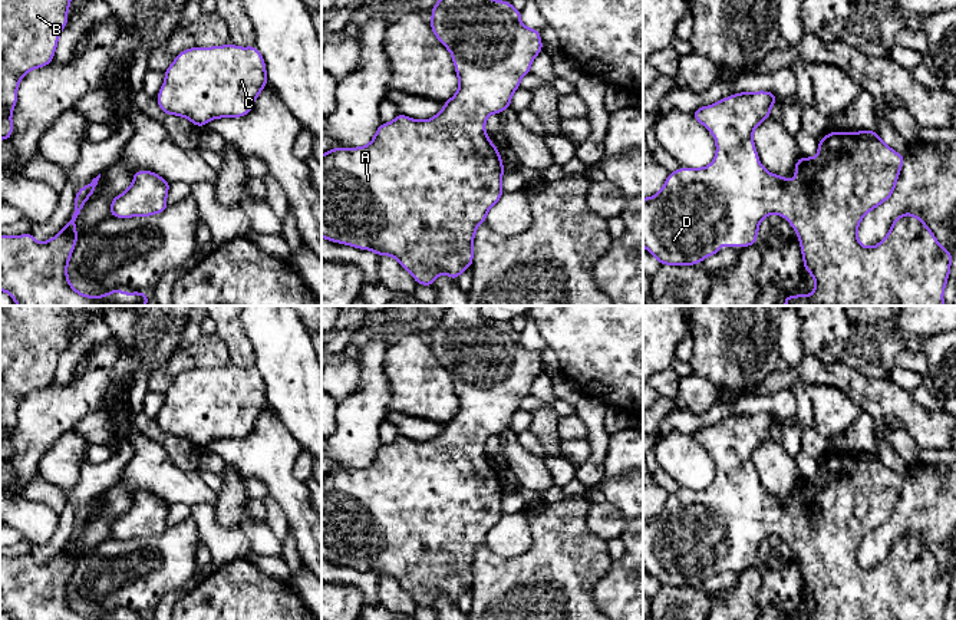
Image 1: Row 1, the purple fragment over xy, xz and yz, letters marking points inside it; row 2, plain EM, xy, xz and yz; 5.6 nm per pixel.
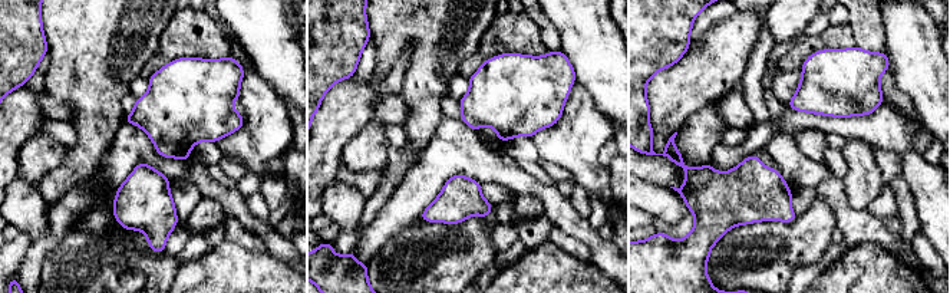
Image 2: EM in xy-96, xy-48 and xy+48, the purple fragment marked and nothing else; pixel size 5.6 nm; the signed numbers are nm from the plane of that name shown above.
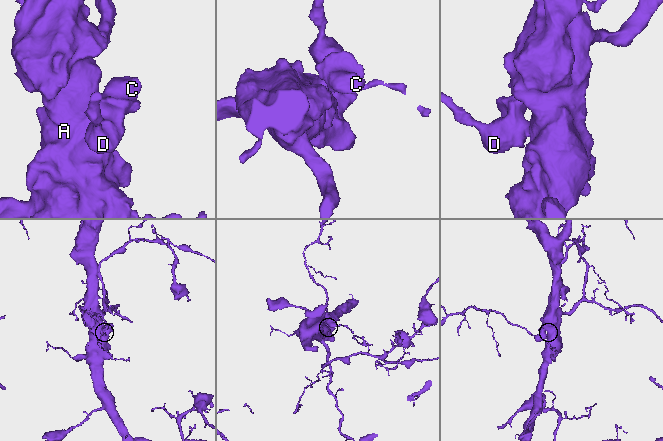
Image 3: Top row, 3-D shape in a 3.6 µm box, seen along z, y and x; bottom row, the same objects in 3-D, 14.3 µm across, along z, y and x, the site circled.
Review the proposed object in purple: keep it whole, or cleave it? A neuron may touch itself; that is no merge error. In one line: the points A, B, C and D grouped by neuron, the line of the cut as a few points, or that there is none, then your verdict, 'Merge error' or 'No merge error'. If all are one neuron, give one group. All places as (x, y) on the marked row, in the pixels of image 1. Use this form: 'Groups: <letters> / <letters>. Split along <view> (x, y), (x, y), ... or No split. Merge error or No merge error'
Groups: A B C D. No split. No merge error

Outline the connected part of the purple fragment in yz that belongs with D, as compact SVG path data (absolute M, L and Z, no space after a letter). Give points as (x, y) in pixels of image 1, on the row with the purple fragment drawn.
M765 90L742 92L693 112L695 119L715 136L716 155L705 168L679 168L670 172L656 195L643 198L643 247L660 264L696 266L703 258L718 254L721 244L742 248L756 244L761 221L769 214L778 214L795 230L804 268L815 280L811 294L785 296L785 306L945 306L943 291L950 274L952 253L937 243L920 217L903 212L893 221L886 238L874 247L864 247L857 238L858 224L864 215L894 192L904 156L887 146L874 131L834 131L818 141L815 158L801 156L797 161L794 182L771 174L759 162L752 135L755 128L771 116L771 106L778 99Z

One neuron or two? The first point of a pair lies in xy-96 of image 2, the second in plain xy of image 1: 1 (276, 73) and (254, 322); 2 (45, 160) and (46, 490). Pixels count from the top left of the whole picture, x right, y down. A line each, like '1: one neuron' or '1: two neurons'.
1: one neuron
2: two neurons

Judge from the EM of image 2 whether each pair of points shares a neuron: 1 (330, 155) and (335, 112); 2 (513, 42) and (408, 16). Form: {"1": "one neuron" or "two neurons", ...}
{"1": "one neuron", "2": "two neurons"}

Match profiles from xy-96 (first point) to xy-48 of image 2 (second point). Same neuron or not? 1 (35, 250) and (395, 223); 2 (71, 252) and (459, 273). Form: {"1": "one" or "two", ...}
{"1": "one", "2": "one"}

